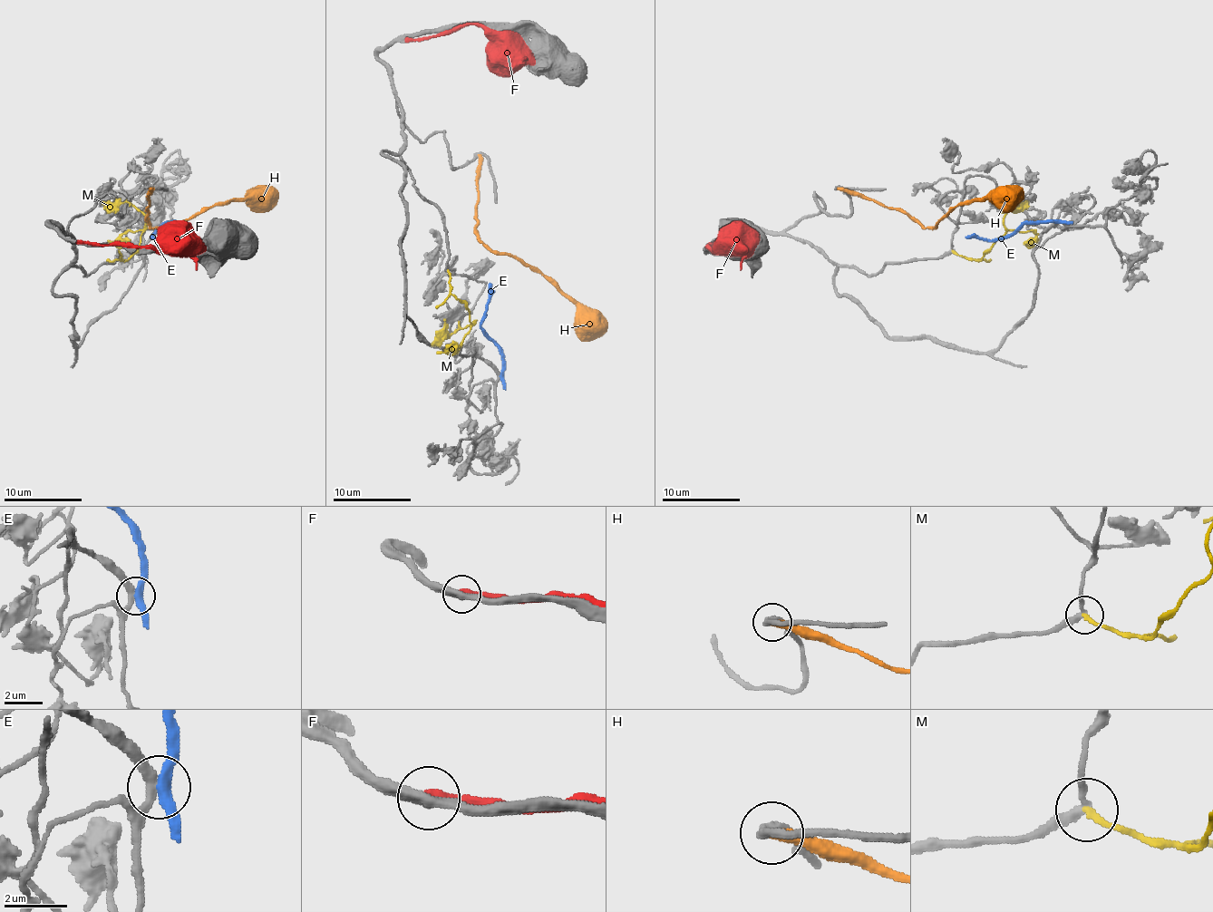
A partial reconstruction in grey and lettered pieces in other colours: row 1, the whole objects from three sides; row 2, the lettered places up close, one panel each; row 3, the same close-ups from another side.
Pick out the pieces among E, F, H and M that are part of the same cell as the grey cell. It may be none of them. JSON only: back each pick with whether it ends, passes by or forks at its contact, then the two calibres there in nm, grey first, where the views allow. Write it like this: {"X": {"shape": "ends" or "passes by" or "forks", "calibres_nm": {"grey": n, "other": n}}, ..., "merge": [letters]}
{"M": {"shape": "ends", "calibres_nm": {"grey": 240, "other": 190}}, "merge": ["M"]}

